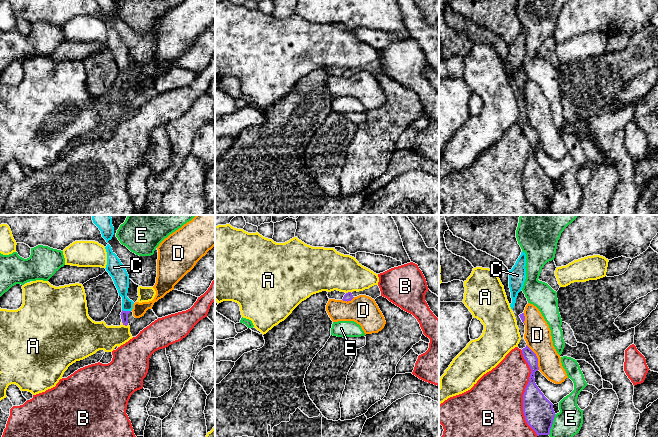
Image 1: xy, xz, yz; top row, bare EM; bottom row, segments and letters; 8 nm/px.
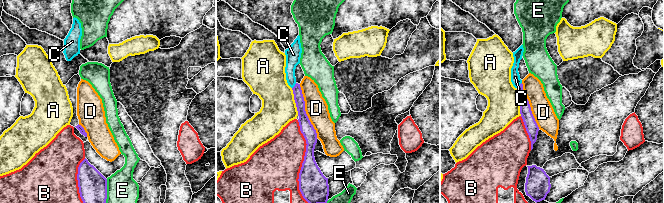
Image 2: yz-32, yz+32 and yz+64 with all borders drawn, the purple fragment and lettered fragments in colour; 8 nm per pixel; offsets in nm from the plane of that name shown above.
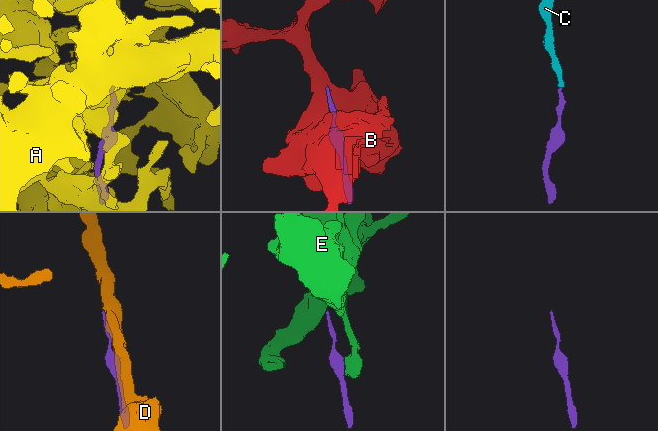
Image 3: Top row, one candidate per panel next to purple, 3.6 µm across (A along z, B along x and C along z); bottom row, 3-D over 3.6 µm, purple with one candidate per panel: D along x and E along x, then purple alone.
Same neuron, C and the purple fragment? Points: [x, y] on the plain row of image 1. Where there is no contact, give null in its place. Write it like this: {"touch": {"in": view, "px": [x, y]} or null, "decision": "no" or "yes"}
{"touch": {"in": "xy", "px": [126, 87]}, "decision": "yes"}

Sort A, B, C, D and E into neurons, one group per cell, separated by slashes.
A / B / C / D / E

